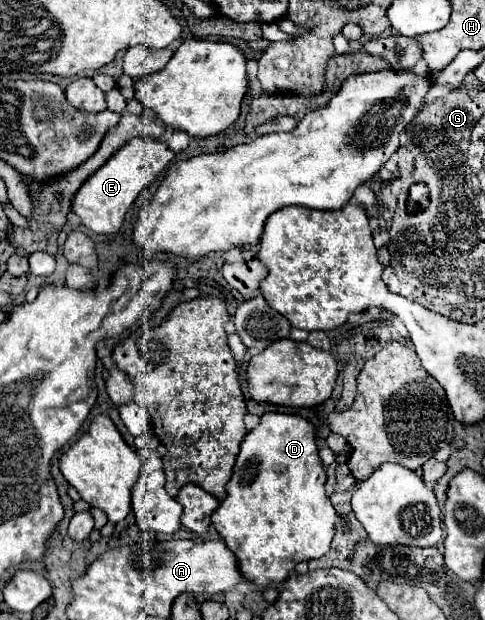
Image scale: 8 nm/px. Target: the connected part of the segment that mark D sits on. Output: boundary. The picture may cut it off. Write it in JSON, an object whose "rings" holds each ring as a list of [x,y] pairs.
{"rings":[[[266,412],[260,424],[246,434],[240,446],[240,454],[234,464],[230,482],[226,484],[228,496],[212,514],[212,524],[224,538],[226,546],[236,554],[242,574],[258,586],[270,582],[282,582],[294,572],[298,562],[320,558],[330,550],[336,534],[336,512],[326,494],[326,470],[318,456],[316,428],[298,414]]]}

